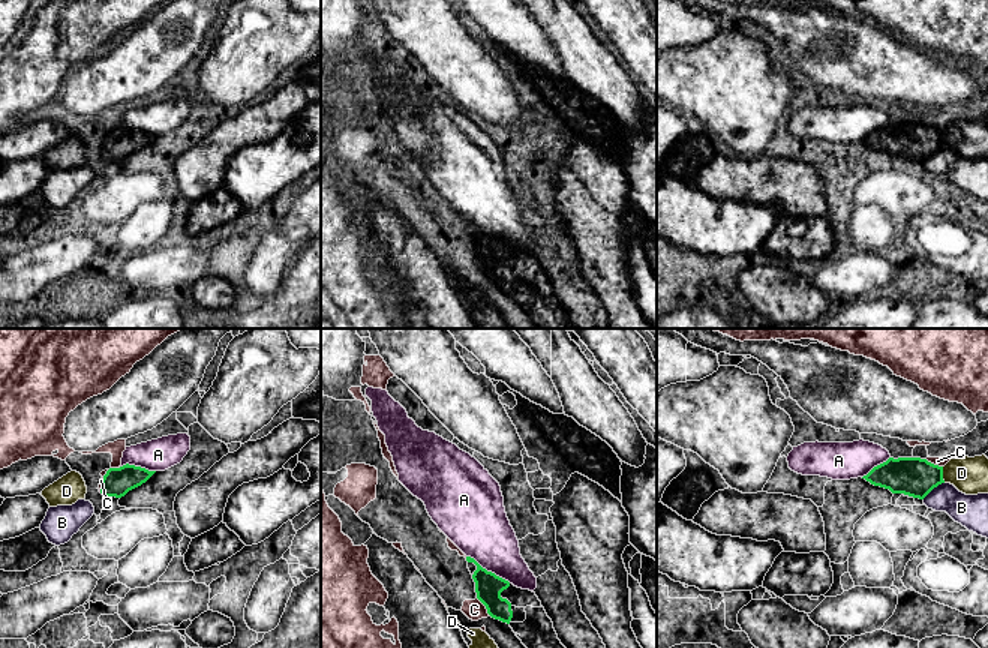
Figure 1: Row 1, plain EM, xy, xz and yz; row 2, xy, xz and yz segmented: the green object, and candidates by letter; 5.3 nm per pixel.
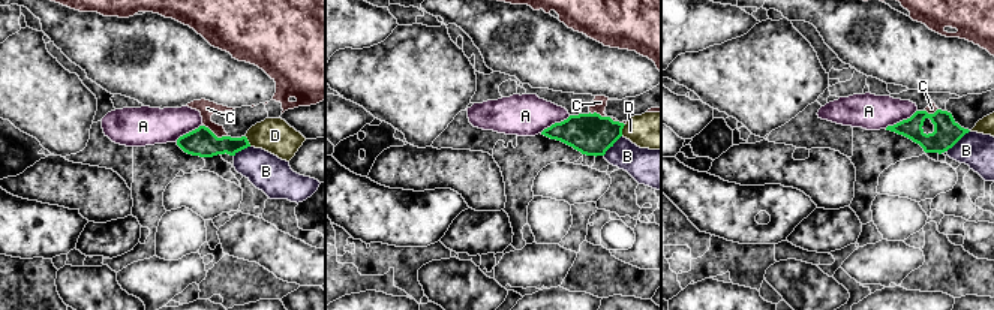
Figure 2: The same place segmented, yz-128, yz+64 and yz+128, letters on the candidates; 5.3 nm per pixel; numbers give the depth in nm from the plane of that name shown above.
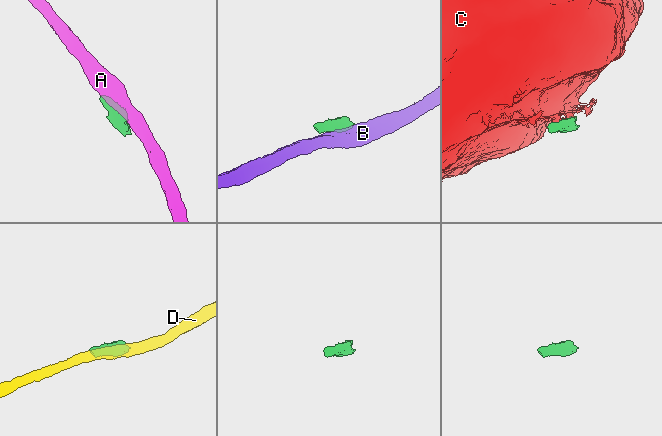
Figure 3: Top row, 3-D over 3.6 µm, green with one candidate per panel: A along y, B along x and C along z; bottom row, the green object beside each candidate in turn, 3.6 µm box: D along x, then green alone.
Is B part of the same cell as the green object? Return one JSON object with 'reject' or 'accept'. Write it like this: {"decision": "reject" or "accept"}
{"decision": "reject"}

